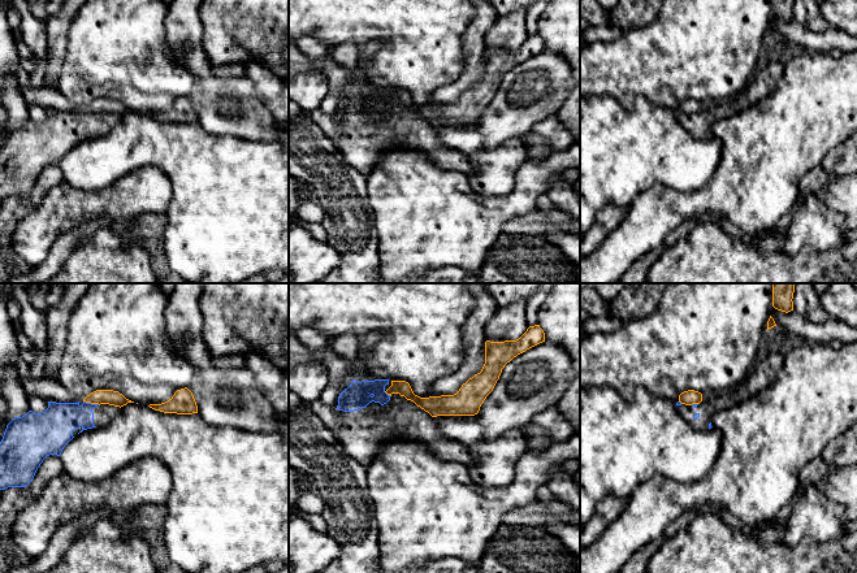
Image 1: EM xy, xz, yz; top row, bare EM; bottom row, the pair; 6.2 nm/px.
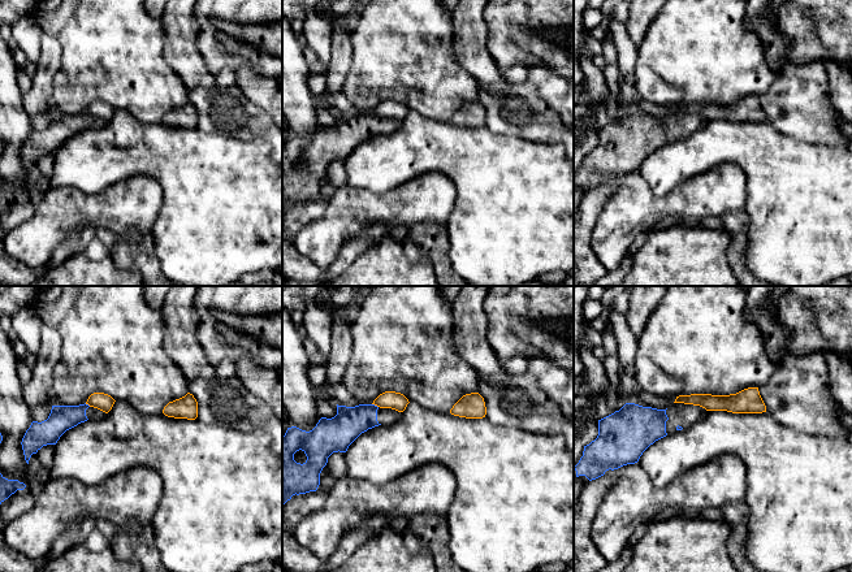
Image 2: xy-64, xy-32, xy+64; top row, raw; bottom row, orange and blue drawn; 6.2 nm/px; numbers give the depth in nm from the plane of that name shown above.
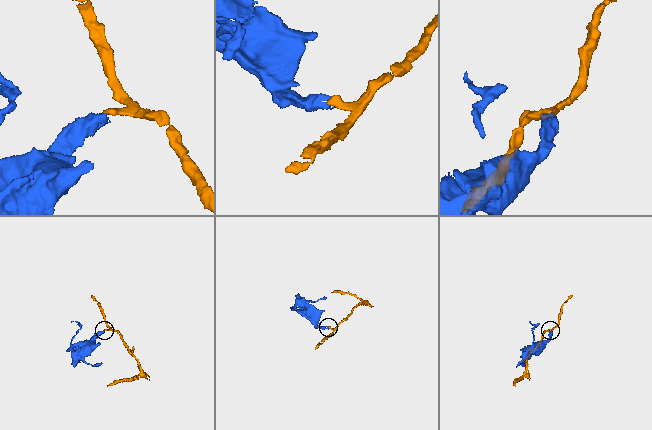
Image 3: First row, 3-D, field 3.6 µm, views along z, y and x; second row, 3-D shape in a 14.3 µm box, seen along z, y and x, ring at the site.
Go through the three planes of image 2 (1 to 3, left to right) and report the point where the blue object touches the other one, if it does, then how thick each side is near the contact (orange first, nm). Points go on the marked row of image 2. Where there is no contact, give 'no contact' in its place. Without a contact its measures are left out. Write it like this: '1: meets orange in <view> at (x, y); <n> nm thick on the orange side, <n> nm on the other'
1: meets orange in xy-64 at (87, 403); 110 nm thick on the orange side, 160 nm on the other
2: meets orange in xy-32 at (375, 404); 110 nm thick on the orange side, 200 nm on the other
3: no contact

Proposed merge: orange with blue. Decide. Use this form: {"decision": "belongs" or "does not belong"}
{"decision": "does not belong"}

